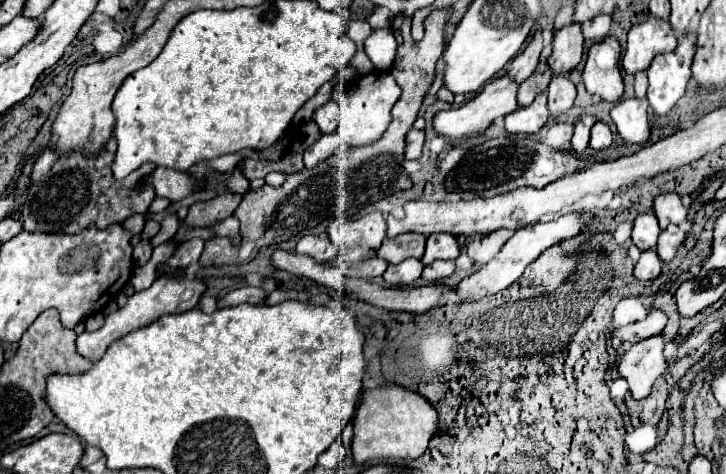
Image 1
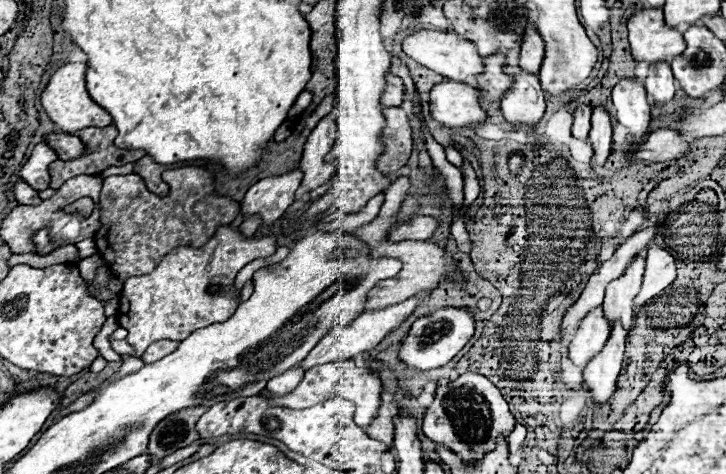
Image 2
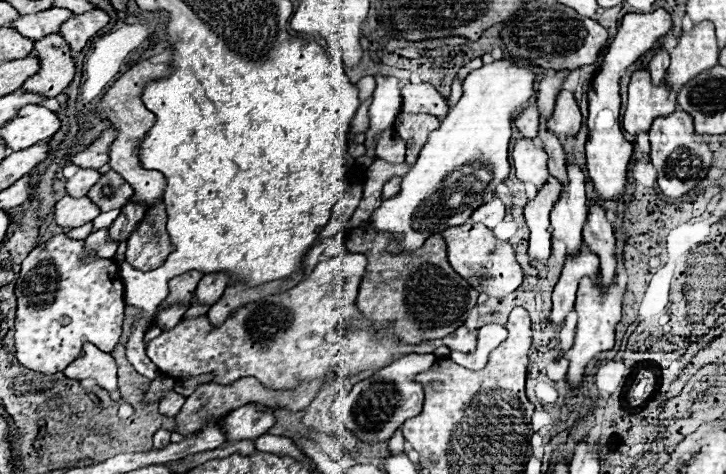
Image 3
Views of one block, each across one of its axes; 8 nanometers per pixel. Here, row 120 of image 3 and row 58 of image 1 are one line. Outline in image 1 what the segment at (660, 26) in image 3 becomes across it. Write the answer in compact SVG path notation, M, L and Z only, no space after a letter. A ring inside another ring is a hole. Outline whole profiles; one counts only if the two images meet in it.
M606 36L588 50L588 60L582 72L584 86L590 94L598 94L606 102L616 102L622 96L620 76L620 42L616 36Z

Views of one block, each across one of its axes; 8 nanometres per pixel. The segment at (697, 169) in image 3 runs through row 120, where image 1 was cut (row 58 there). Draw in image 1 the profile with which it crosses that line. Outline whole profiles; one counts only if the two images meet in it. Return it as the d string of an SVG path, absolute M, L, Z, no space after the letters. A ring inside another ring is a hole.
M694 30L684 32L678 38L676 50L658 54L646 70L650 80L648 102L660 116L666 116L686 92L686 84L690 80L690 64L694 58L694 36Z

